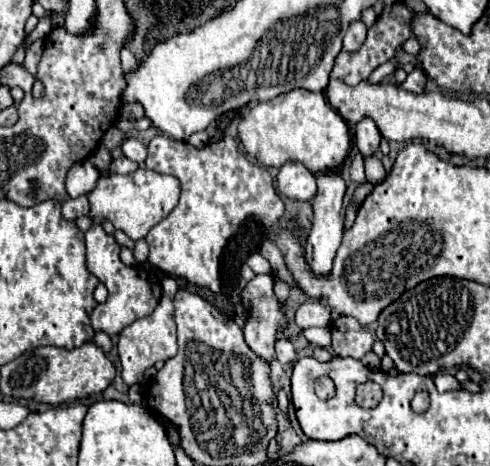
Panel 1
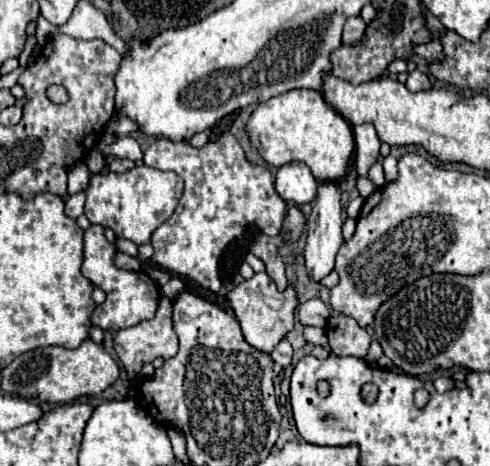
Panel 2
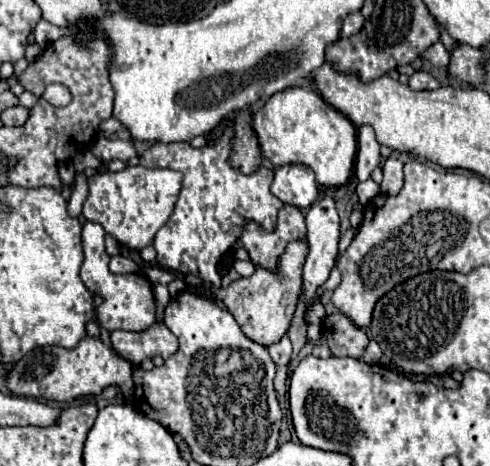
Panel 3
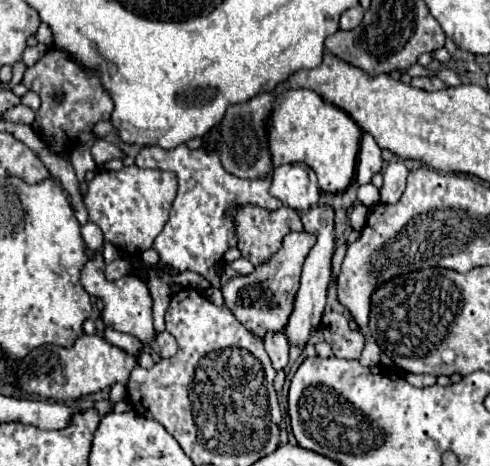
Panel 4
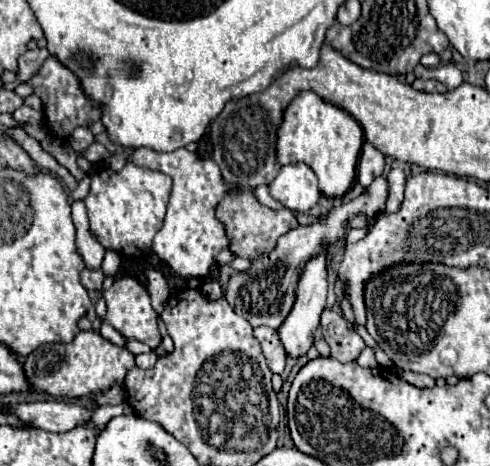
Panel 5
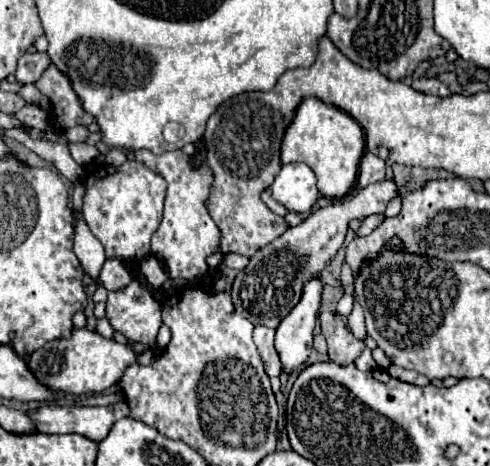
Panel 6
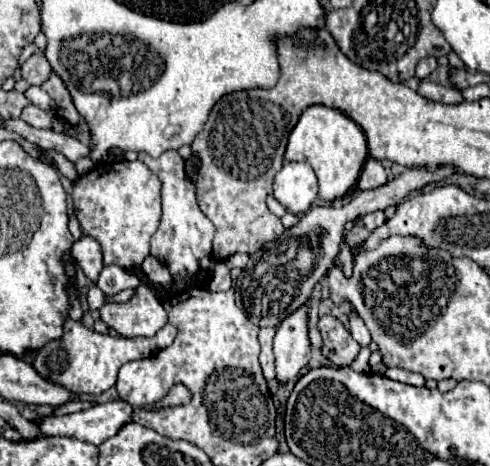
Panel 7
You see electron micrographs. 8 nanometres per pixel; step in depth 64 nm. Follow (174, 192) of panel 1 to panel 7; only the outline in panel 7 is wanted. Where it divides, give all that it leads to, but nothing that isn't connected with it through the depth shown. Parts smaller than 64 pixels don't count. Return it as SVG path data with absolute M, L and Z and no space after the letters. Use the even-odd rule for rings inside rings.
M120 160L120 162L98 164L94 170L84 174L78 182L74 182L72 200L74 200L74 206L78 208L78 220L80 220L82 232L100 242L106 266L118 264L122 268L132 268L144 262L144 258L150 254L150 238L158 228L162 208L160 208L160 180L140 160L134 160L134 162Z

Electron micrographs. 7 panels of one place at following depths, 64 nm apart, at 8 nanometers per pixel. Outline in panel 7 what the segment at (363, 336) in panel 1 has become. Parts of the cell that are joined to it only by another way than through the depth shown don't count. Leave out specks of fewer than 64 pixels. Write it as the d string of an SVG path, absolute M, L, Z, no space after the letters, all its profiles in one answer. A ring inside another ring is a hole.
M326 314L318 320L318 330L324 338L322 354L334 364L334 366L348 366L360 352L360 344L350 336L350 332L344 328L344 324Z

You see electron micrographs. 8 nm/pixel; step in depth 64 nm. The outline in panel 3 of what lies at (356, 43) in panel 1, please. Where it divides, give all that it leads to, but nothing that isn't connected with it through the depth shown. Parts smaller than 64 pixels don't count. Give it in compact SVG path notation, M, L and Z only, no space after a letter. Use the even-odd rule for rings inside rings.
M354 12L354 14L350 14L350 16L344 20L342 36L354 36L356 32L360 32L362 26L364 26L364 16L362 16L360 12Z

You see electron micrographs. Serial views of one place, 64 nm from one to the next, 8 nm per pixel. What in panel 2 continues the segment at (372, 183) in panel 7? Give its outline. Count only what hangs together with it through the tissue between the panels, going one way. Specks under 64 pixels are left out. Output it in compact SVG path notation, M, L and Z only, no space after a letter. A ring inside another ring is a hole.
M372 124L354 126L354 142L356 142L356 170L360 176L366 176L368 168L378 160L380 154L380 138Z

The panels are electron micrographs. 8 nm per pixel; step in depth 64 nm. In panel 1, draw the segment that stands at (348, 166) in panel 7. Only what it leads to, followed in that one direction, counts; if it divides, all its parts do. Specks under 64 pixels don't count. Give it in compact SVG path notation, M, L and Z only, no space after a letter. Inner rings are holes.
M290 90L268 102L256 104L238 124L244 150L262 166L280 168L288 160L302 162L310 172L338 170L350 152L350 130L344 118L326 102L322 92Z

